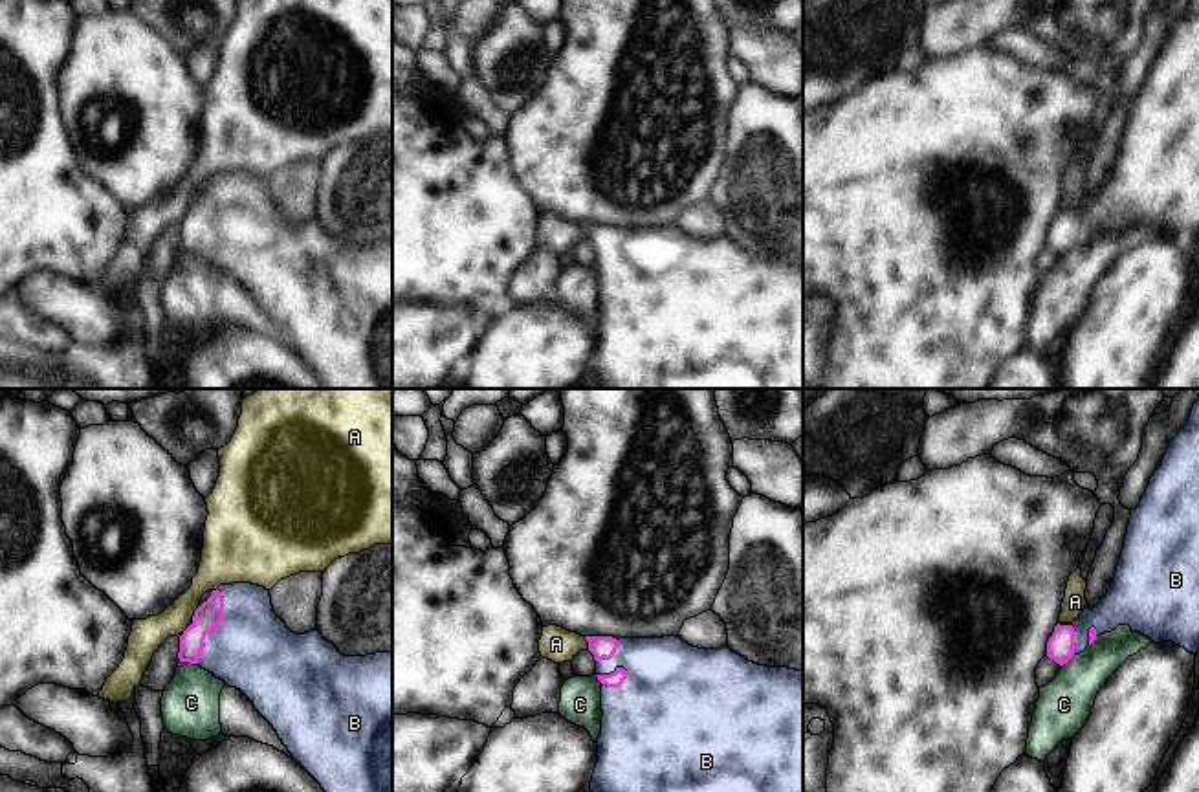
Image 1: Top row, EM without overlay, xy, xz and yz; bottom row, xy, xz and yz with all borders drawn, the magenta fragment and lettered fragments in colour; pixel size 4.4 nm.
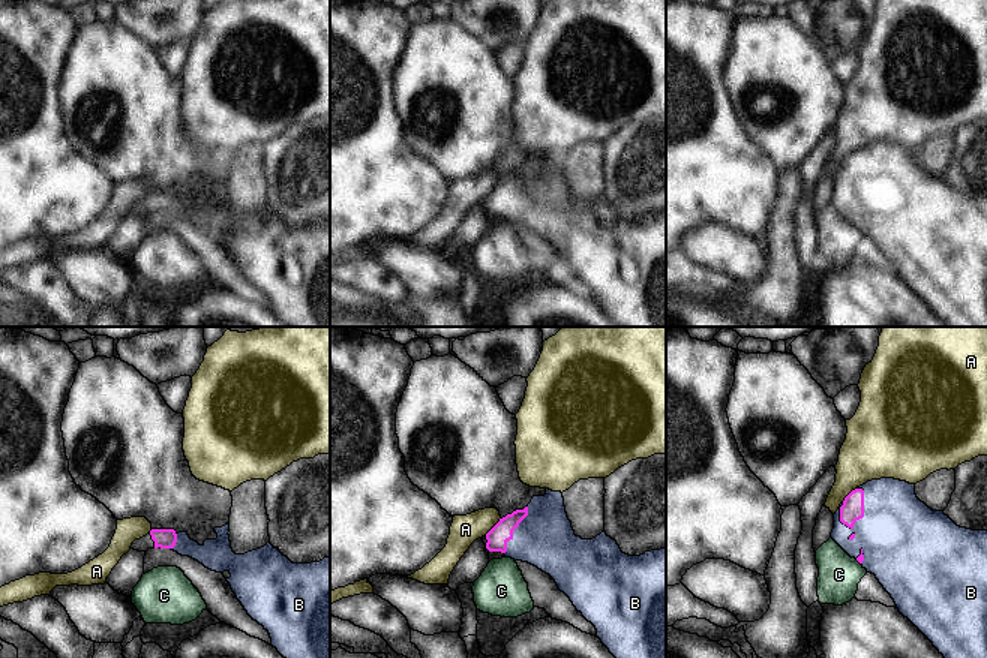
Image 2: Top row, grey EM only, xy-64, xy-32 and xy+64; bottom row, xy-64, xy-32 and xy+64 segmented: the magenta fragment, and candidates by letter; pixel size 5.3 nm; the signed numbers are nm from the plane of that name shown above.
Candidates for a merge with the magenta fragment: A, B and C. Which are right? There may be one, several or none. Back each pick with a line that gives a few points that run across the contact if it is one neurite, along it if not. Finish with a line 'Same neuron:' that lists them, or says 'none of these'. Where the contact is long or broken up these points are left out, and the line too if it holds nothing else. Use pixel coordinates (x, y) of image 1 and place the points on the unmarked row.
B: line xy (209, 202), (215, 215), (252, 239)
Same neuron: B

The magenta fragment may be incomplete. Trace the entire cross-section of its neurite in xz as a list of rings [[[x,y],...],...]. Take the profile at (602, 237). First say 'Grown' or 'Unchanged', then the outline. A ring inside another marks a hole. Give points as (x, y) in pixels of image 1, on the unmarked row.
Grown. [[[585,226],[601,271],[594,389],[803,389],[803,260],[748,251],[728,235],[698,238],[680,226]]]

